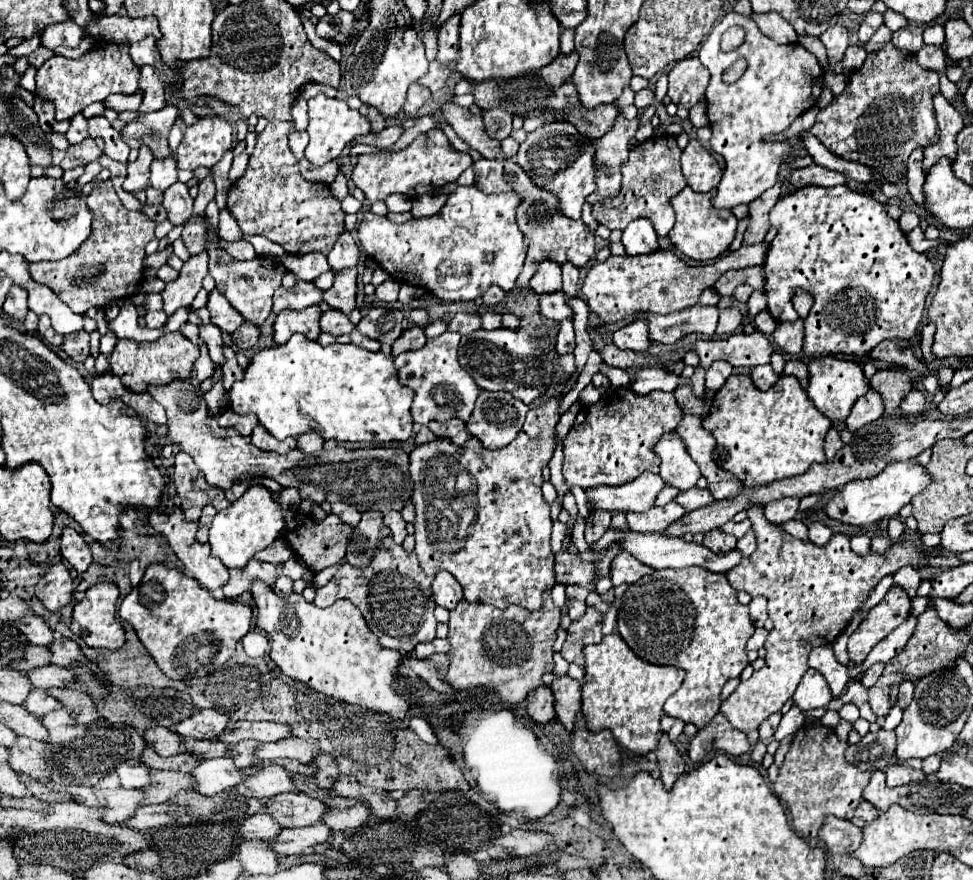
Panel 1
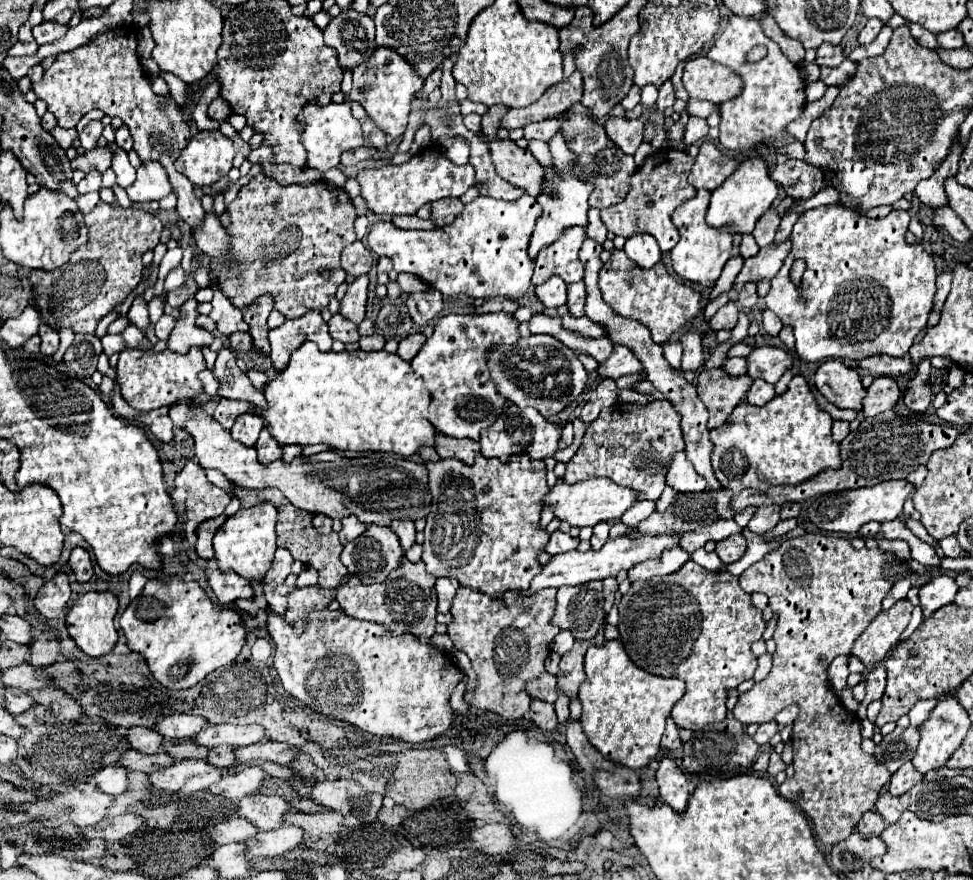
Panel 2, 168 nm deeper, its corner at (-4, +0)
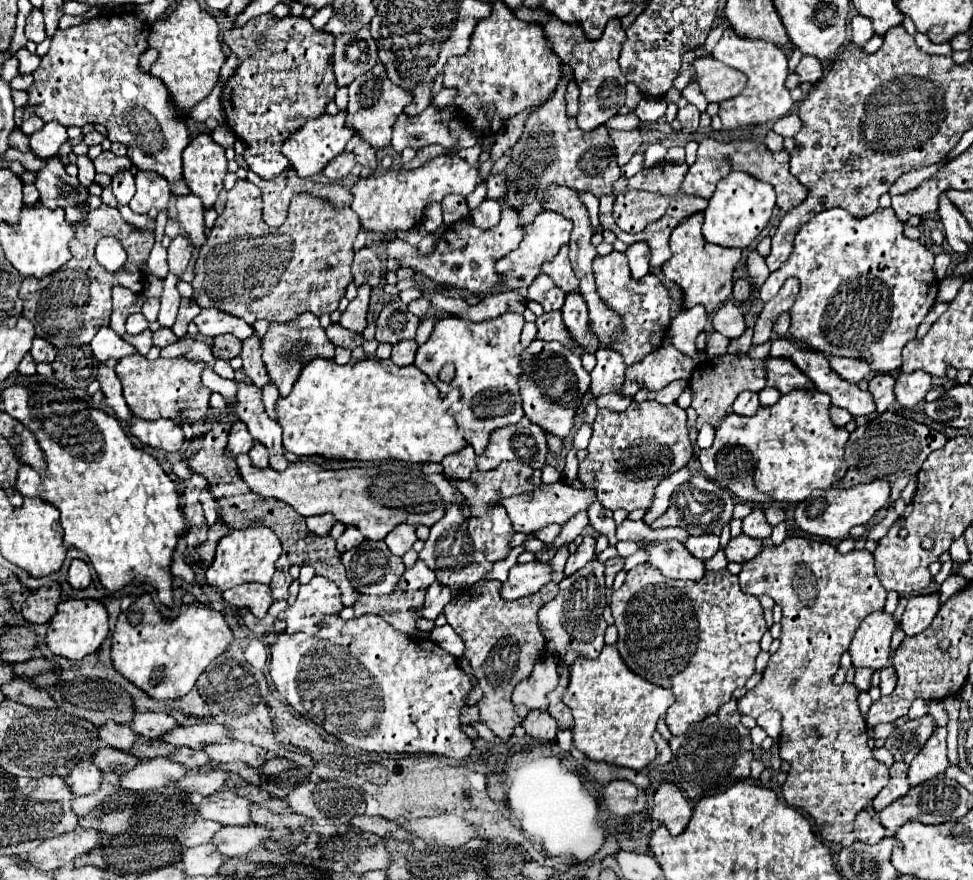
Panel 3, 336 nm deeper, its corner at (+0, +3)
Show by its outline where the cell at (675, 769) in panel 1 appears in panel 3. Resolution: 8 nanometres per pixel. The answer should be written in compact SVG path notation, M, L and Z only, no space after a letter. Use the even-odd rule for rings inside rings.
M659 784L653 798L651 818L665 824L667 830L677 836L687 826L693 812L691 800L681 792L677 784Z

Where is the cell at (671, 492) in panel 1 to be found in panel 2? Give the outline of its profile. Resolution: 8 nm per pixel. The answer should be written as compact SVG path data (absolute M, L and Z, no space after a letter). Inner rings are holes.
M639 501L629 508L620 518L620 520L630 528L637 528L639 523L646 519L655 510L655 501Z

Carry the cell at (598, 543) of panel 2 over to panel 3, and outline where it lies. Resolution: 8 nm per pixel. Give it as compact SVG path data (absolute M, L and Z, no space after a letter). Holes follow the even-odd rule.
M583 536L583 542L579 544L577 552L571 554L567 564L565 564L565 576L571 576L573 572L583 568L593 558L595 558L595 538L593 536Z

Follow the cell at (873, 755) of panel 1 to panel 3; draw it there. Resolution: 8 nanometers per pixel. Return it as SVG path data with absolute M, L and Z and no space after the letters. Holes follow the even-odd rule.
M929 716L917 718L917 720L907 720L903 728L895 728L889 738L885 740L885 748L893 754L895 760L911 762L921 746L927 742L935 728L935 722Z

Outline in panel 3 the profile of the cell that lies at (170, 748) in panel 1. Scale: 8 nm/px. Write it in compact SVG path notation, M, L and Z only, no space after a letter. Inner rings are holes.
M113 720L105 722L101 728L99 728L99 736L101 740L107 744L107 746L113 746L117 750L129 750L135 740L137 740L137 734L131 730L131 726L125 726L125 724L115 724Z

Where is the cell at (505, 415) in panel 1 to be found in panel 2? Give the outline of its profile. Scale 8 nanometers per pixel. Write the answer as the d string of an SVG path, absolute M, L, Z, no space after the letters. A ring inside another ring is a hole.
M527 407L525 411L521 411L521 415L505 413L501 419L497 419L497 423L481 431L481 455L485 455L487 459L497 457L501 459L501 463L509 463L513 455L523 455L523 453L529 453L531 459L545 459L549 455L555 455L559 439L561 439L561 429L543 419L543 415L537 409Z

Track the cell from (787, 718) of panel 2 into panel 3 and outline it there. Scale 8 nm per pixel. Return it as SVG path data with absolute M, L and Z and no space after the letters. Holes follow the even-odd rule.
M765 712L757 718L757 724L773 738L777 740L779 738L779 732L781 732L781 714L779 712Z

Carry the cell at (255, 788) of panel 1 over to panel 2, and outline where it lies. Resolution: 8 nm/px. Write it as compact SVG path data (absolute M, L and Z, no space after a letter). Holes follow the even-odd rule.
M245 767L239 773L225 775L219 783L211 785L209 791L213 795L221 795L225 799L241 799L245 795L257 793L263 777L265 777L265 773L261 771L261 767Z

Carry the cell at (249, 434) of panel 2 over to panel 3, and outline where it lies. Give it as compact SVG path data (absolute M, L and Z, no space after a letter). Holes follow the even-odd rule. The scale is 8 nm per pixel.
M237 420L229 432L229 442L225 448L227 456L237 456L241 452L249 452L253 446L253 438L249 436L249 430L245 428L245 424L241 420Z

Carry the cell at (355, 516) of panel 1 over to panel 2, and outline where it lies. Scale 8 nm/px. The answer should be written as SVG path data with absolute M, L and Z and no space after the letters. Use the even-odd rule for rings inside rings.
M351 515L351 517L345 517L341 523L343 523L343 529L341 529L341 533L339 533L341 545L347 545L347 543L355 541L355 539L361 535L361 531L367 529L367 527L365 527L361 521L357 521L353 515Z

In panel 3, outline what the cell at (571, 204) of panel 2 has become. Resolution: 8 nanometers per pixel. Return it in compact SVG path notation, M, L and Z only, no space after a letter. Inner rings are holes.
M551 210L539 212L535 220L529 226L525 226L525 236L519 248L515 248L509 256L497 262L497 272L505 276L505 284L509 284L511 288L529 288L535 276L541 272L539 266L545 260L551 260L559 252L559 248L569 242L571 228L573 224L569 224L569 220L565 220L565 216L561 216L559 212L551 212Z

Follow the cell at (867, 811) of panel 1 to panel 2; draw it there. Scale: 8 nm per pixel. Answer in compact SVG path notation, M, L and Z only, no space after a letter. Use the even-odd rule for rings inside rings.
M877 811L863 813L863 817L861 817L859 825L857 825L857 831L861 831L861 833L867 835L867 837L881 835L883 829L885 829L885 823L883 823L883 819L877 815Z

